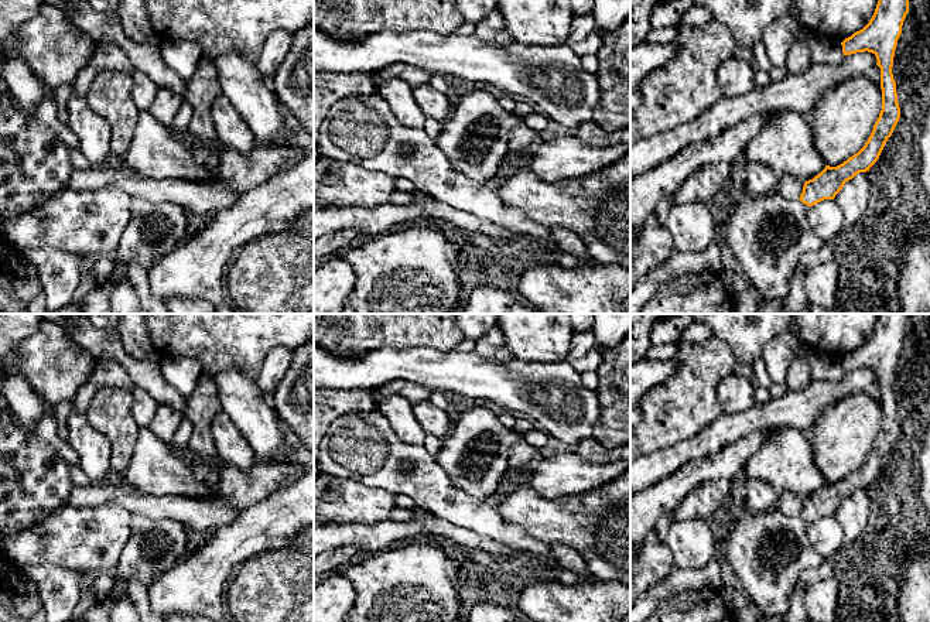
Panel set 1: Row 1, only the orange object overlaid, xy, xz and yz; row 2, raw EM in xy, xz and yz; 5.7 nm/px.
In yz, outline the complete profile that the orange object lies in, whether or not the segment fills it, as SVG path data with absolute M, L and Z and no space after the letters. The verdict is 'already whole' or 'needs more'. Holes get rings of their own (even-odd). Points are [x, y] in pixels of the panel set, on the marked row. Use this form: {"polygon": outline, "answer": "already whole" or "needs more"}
{"polygon": "M878 0L869 23L841 42L844 55L865 51L872 52L876 57L876 65L881 68L882 110L865 146L842 164L837 167L825 165L818 175L806 181L799 199L786 199L776 191L758 196L745 194L739 201L735 201L731 208L724 237L739 263L739 271L746 277L749 284L758 290L760 298L765 301L780 300L786 303L790 276L799 266L799 260L824 243L808 225L807 218L810 208L824 199L834 199L847 181L859 172L869 171L878 161L885 143L892 136L900 119L892 66L897 40L902 34L902 25L907 13L909 0Z", "answer": "needs more"}

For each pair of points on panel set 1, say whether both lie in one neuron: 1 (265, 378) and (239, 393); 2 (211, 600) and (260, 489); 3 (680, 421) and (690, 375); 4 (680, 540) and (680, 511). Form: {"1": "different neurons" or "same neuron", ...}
{"1": "different neurons", "2": "different neurons", "3": "same neuron", "4": "different neurons"}

